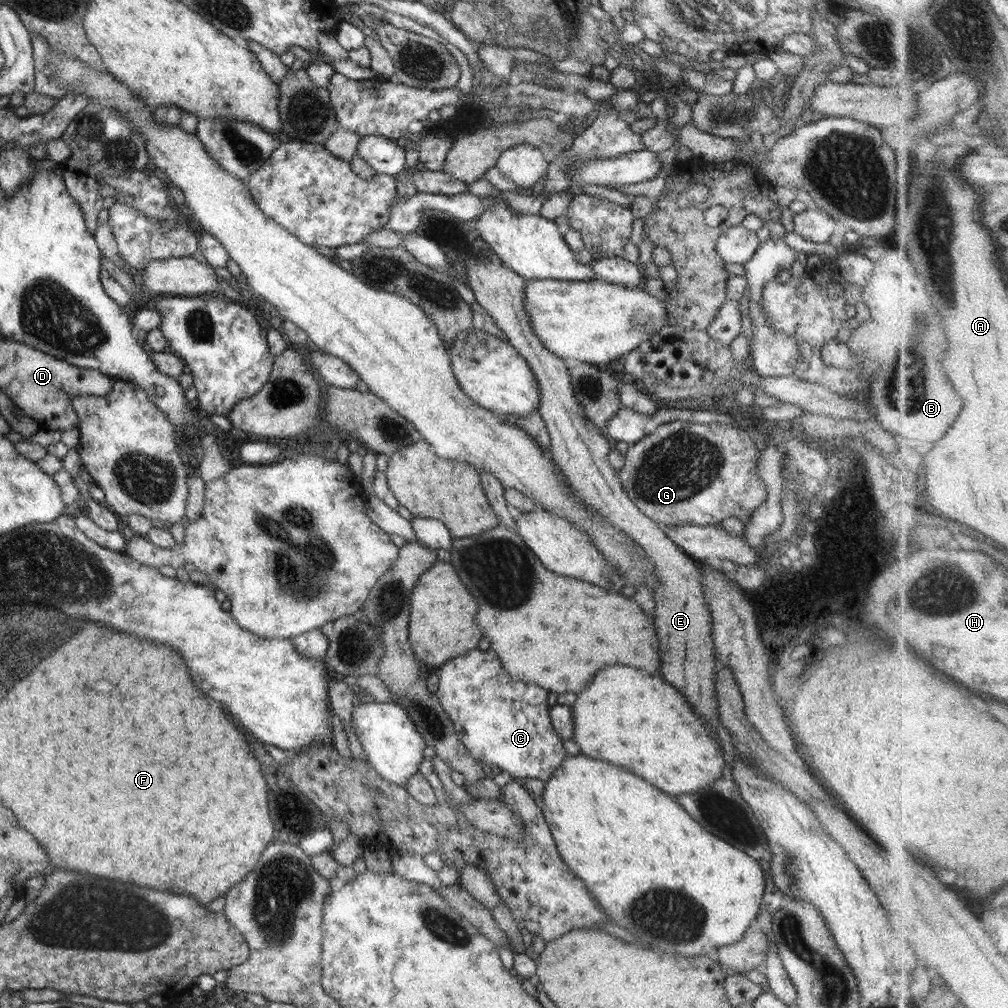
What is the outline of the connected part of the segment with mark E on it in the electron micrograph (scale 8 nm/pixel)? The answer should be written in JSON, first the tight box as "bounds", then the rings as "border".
{"bounds":[464,251,737,777],"border":[[[492,251],[491,259],[482,260],[476,256],[466,258],[464,268],[466,268],[466,280],[468,286],[475,295],[475,301],[484,308],[484,310],[493,318],[496,326],[507,336],[506,341],[513,346],[518,354],[521,354],[528,363],[530,370],[534,373],[535,381],[538,382],[540,390],[540,408],[538,414],[544,420],[546,430],[549,433],[550,454],[556,466],[560,467],[561,472],[567,476],[574,494],[582,499],[593,511],[602,515],[606,522],[610,522],[612,528],[620,530],[624,536],[633,540],[633,543],[649,558],[653,573],[655,574],[654,598],[656,600],[656,626],[658,626],[658,646],[660,646],[660,676],[670,682],[674,688],[678,688],[686,700],[694,706],[696,712],[700,712],[700,718],[704,720],[706,726],[713,728],[715,738],[721,746],[723,757],[725,758],[724,776],[731,777],[733,760],[737,756],[735,742],[720,720],[717,713],[717,693],[715,688],[715,675],[718,658],[714,652],[715,643],[711,637],[711,610],[706,603],[705,589],[701,581],[701,570],[696,568],[694,559],[687,555],[679,546],[672,542],[671,538],[666,536],[664,530],[658,523],[654,522],[649,516],[646,516],[627,495],[622,486],[618,471],[609,464],[608,454],[612,451],[610,440],[604,435],[604,432],[594,425],[589,419],[586,419],[582,405],[576,401],[576,395],[572,391],[572,381],[570,380],[569,368],[566,367],[564,359],[552,354],[534,334],[527,317],[527,308],[524,304],[524,285],[527,282],[523,276],[516,274],[509,269],[497,254]]]}

